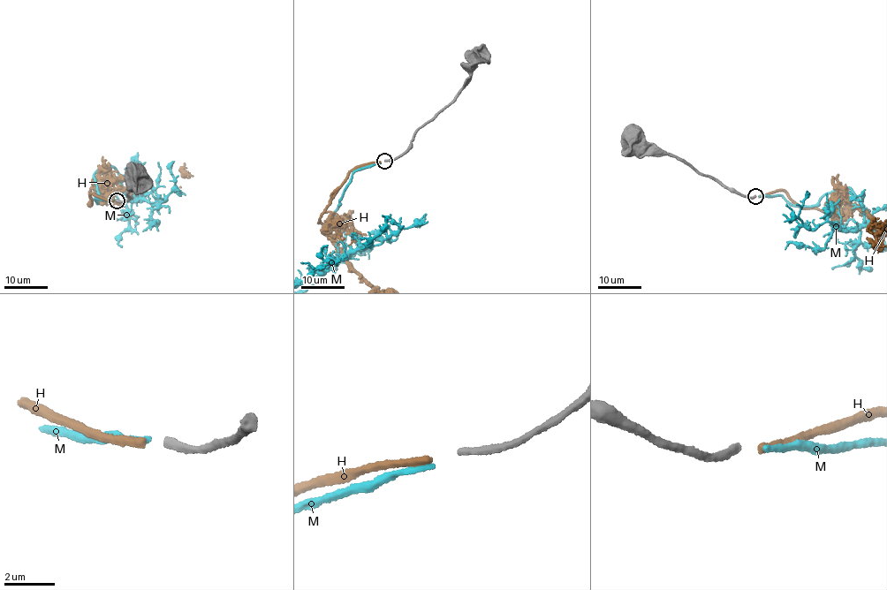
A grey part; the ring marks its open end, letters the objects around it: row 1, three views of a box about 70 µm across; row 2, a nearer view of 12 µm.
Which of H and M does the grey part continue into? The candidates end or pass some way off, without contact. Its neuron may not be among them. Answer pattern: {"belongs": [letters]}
{"belongs": ["H"]}

